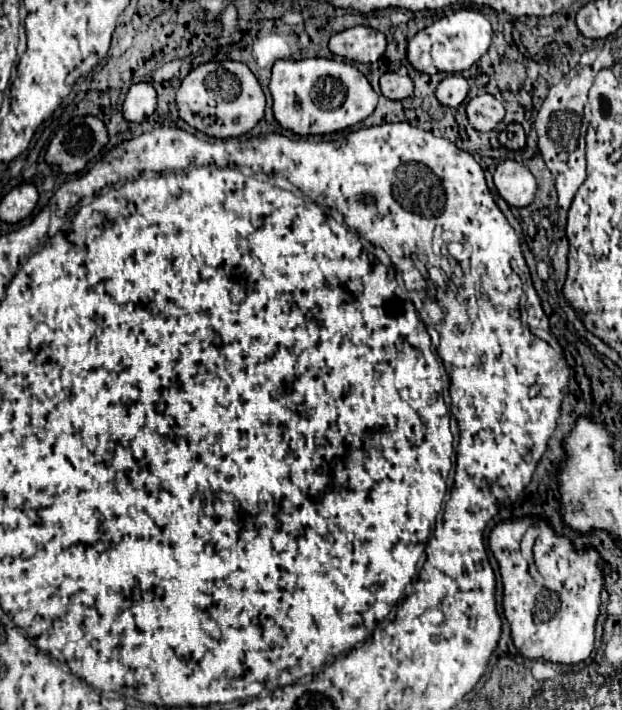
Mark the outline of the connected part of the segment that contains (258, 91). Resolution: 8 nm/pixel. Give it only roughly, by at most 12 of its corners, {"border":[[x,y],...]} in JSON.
{"border":[[238,61],[182,81],[180,117],[218,139],[264,117],[264,91]]}

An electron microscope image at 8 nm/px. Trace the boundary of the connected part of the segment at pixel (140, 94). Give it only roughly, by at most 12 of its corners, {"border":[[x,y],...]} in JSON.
{"border":[[136,83],[124,99],[124,119],[142,123],[156,109],[150,83]]}

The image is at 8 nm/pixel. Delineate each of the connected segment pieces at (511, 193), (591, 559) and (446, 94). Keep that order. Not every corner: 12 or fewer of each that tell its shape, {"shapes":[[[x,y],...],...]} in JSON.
{"shapes":[[[502,161],[493,181],[512,207],[534,201],[536,179],[522,163]],[[530,519],[488,545],[526,659],[574,665],[594,649],[602,569],[566,537],[520,557]],[[450,75],[436,87],[436,99],[458,107],[468,95],[468,81]]]}

